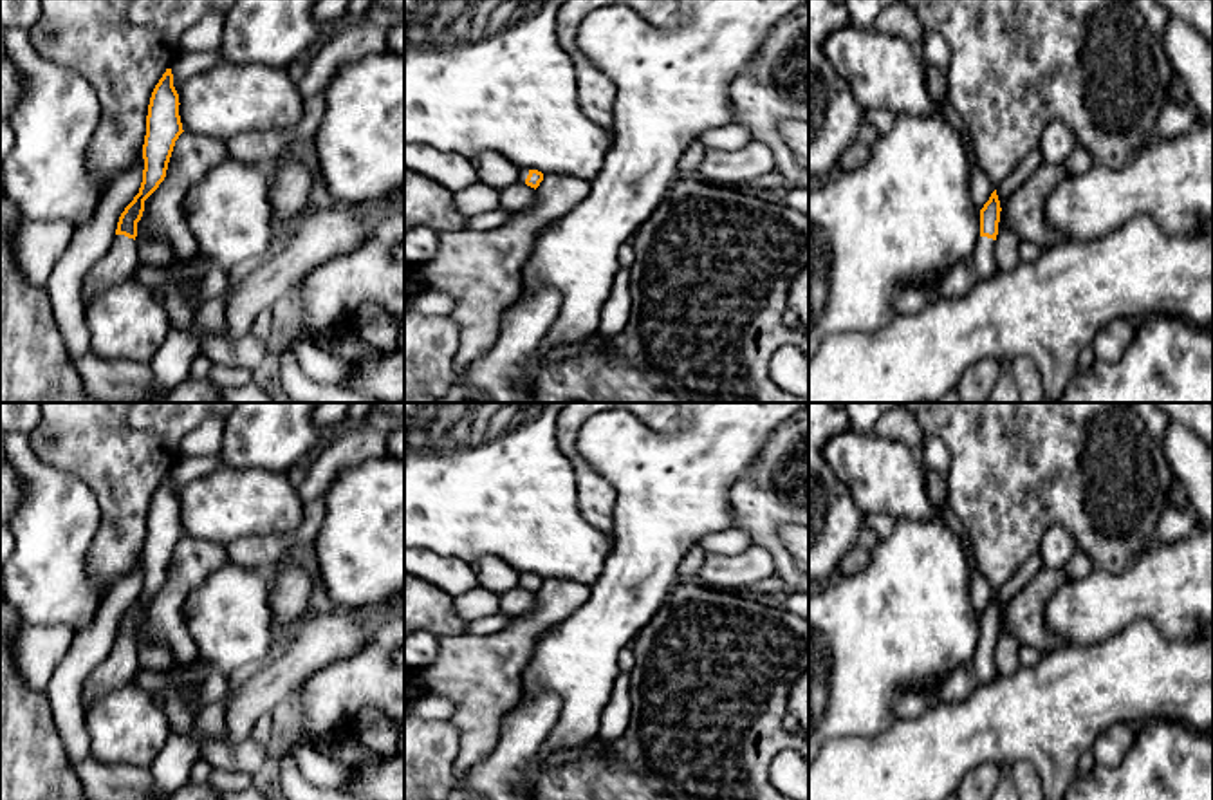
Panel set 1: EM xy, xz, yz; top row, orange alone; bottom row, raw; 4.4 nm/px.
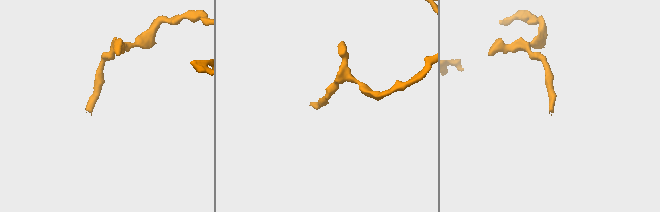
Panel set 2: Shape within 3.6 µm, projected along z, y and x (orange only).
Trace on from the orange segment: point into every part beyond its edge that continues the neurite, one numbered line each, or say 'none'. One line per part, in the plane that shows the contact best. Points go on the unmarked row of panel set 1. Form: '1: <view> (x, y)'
1: xy (121, 665)

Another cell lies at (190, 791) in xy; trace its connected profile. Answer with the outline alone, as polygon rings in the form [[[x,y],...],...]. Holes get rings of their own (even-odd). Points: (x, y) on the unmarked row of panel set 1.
[[[188,782],[177,789],[168,800],[220,800],[222,793],[209,786]]]

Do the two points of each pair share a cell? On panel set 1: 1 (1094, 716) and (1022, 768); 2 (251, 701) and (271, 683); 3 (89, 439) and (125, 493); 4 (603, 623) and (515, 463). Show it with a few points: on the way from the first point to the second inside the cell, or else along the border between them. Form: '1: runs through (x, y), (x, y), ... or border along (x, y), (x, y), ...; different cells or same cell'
1: border along (1008, 764), (1027, 761), (1042, 781); different cells
2: runs through (257, 697), (266, 688); same cell
3: runs through (101, 452), (123, 474), (123, 481); same cell
4: border along (612, 549), (598, 578), (589, 587); different cells

